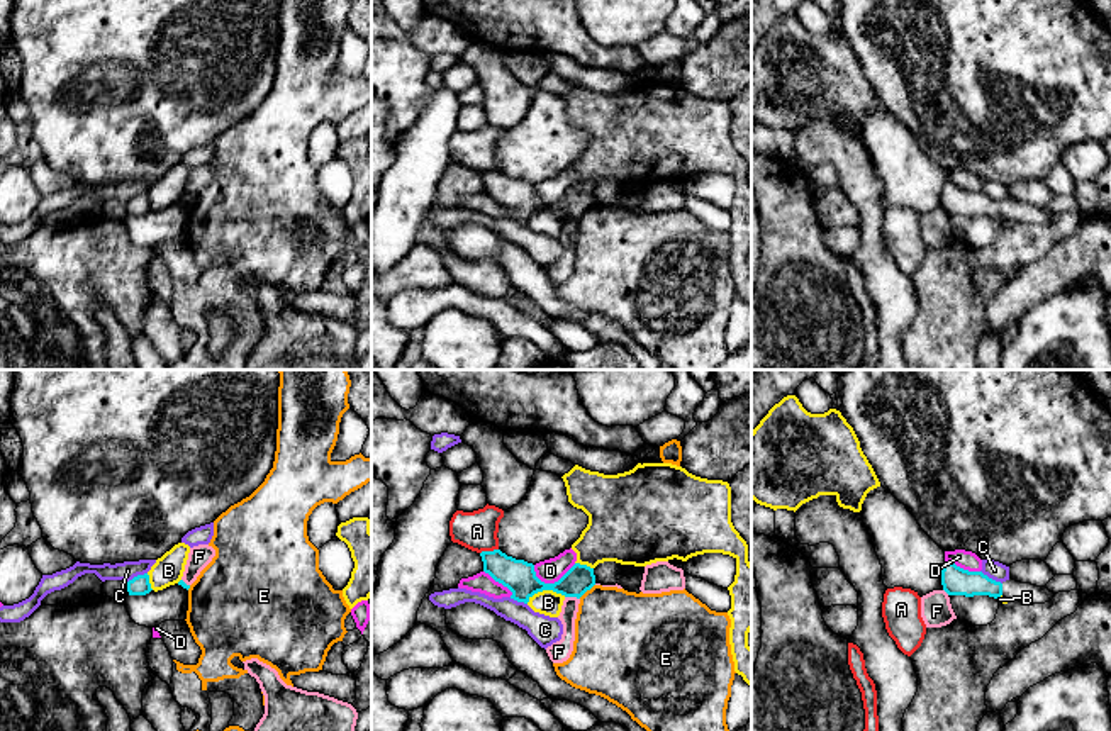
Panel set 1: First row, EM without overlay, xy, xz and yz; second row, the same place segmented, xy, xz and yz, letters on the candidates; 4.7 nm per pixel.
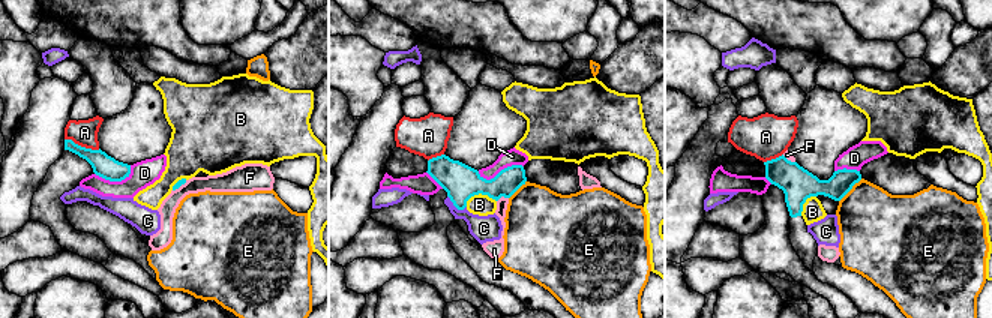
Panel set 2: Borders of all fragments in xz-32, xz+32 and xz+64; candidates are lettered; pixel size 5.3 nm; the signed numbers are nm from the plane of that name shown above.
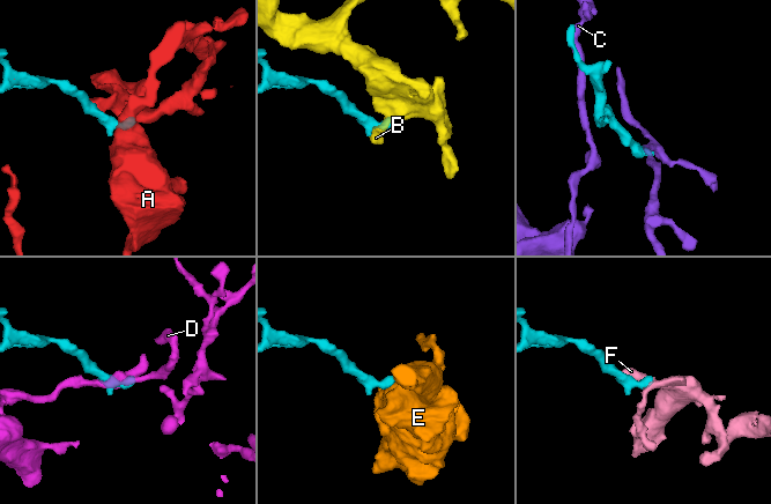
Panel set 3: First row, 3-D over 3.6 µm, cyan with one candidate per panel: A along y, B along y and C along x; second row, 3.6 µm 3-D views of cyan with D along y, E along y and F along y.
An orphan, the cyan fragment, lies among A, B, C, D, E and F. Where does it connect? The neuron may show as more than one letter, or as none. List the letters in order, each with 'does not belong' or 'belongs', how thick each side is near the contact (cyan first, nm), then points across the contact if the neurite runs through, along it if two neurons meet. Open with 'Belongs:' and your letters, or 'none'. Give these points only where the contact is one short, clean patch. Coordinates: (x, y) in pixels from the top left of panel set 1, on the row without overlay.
Belongs: none
A: does not belong; 160 nm thick on the cyan side, 190 nm on the other
B: does not belong; 160 nm thick on the cyan side, 120 nm on the other; border along xz (565, 216), (555, 211), (538, 211), (526, 223)
C: does not belong; 140 nm thick on the cyan side, 90 nm on the other; border along yz (981, 190), (1001, 204)
D: does not belong; 160 nm thick on the cyan side, 110 nm on the other
E: does not belong; 140 nm thick on the cyan side, 400 nm on the other; border along xz (594, 204), (579, 217)
F: does not belong; 140 nm thick on the cyan side, 80 nm on the other

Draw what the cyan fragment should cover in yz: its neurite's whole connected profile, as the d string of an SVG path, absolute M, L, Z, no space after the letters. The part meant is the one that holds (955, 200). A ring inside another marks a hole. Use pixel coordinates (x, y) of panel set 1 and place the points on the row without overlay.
M945 181L943 185L941 205L948 215L989 215L994 219L1002 215L1009 220L1031 224L1045 224L1055 217L1055 214L1050 212L1047 207L1021 204L1013 198L1001 204L989 198L982 192L969 192L950 181Z

